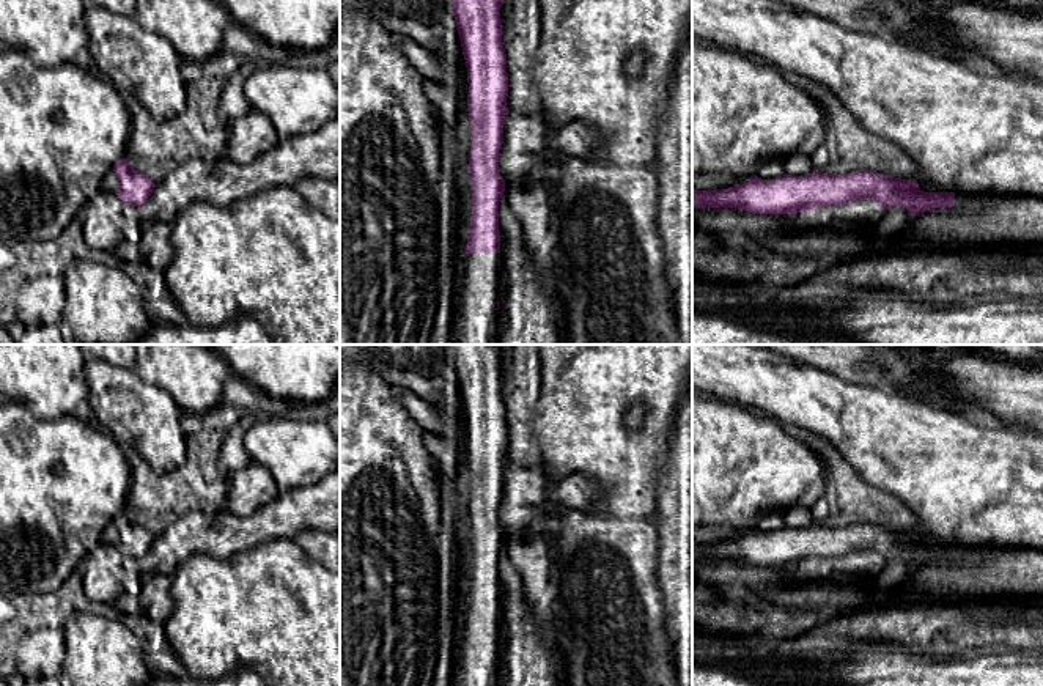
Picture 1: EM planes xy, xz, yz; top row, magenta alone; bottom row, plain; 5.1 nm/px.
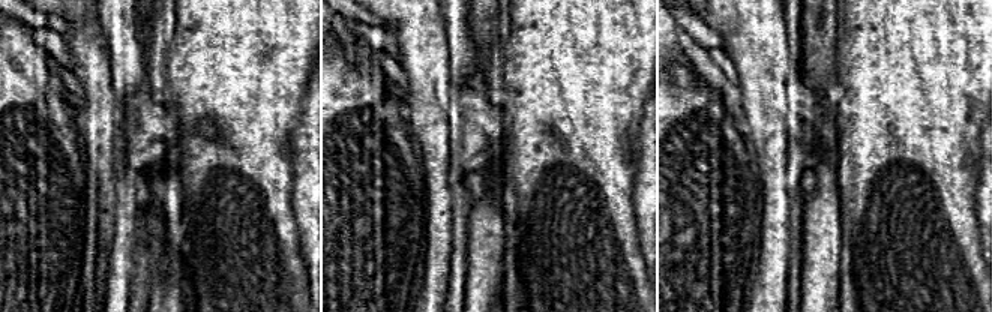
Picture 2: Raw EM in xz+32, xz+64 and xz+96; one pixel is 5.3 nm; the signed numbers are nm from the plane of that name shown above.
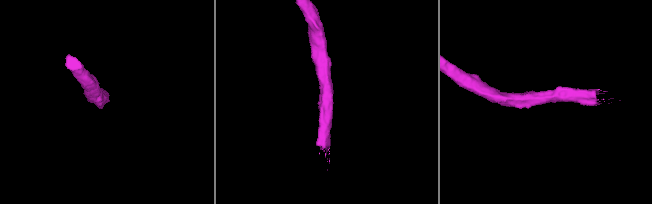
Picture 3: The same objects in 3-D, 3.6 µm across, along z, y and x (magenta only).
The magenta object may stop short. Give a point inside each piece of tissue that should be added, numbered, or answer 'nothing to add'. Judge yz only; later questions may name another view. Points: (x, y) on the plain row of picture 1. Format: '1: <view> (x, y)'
1: yz (960, 551)

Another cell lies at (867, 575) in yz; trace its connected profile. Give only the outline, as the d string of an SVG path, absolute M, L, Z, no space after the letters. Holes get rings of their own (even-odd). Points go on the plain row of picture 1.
M859 552L846 557L821 559L812 568L809 563L796 565L796 573L801 581L805 581L813 573L835 576L842 584L857 576L864 582L876 582L878 570L881 566L879 557L873 552Z

